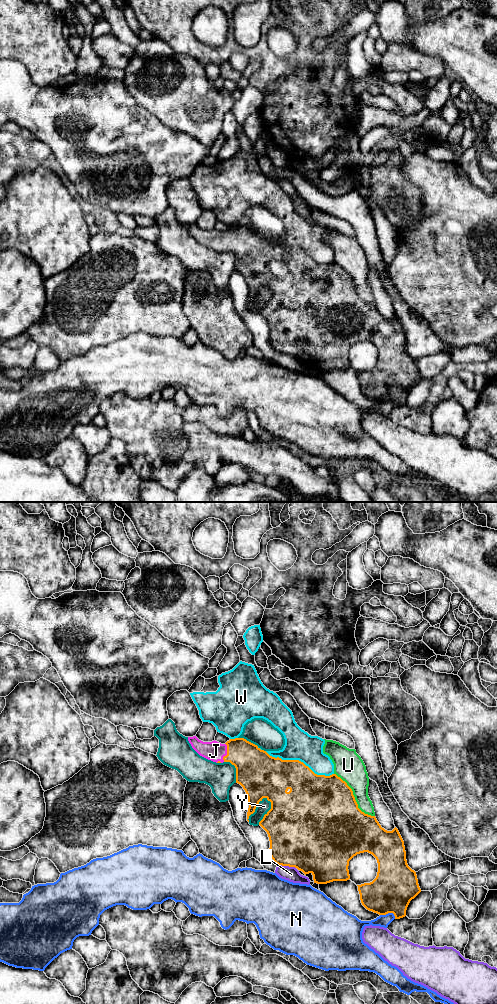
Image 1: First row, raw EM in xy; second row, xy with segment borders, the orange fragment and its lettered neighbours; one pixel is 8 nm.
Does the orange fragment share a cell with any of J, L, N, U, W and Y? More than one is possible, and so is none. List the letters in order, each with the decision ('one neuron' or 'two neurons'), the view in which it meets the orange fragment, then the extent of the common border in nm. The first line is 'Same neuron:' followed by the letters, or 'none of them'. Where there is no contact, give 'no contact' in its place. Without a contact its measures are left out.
Same neuron: J
J: one neuron; contact in xy; length 150 nm
L: two neurons; contact in xy; length 150 nm
N: two neurons; contact in xy; length 130 nm
U: two neurons; contact in xy; length 480 nm
W: two neurons; contact in xy; length 600 nm
Y: two neurons; contact in xy; length 240 nm

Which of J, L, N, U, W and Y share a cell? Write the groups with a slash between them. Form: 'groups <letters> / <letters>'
groups J / L / N / U / W / Y

